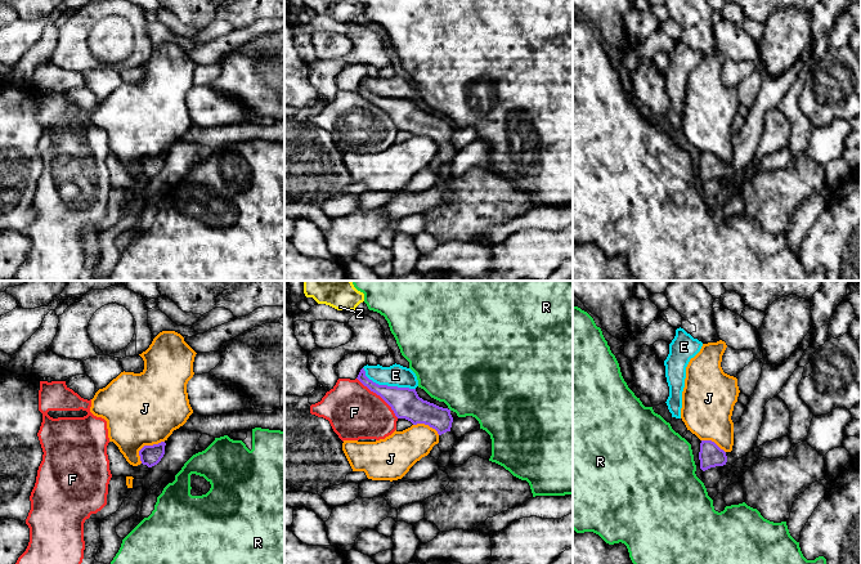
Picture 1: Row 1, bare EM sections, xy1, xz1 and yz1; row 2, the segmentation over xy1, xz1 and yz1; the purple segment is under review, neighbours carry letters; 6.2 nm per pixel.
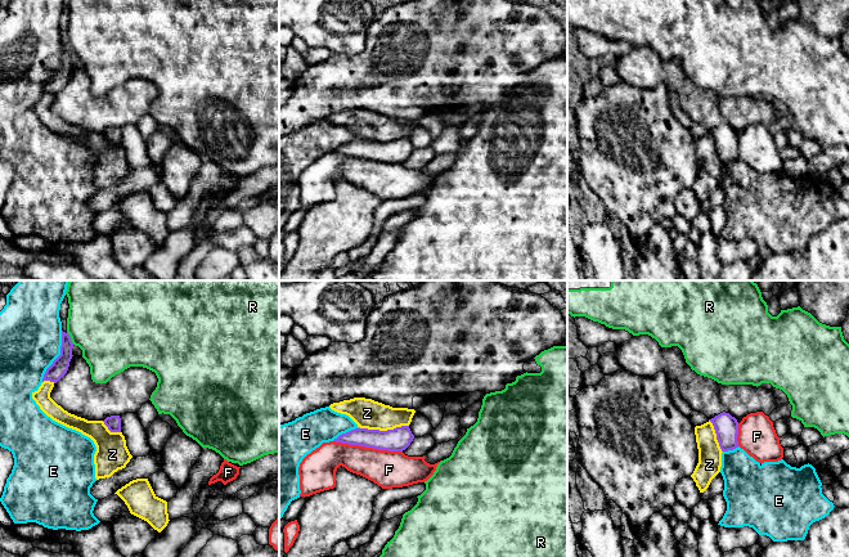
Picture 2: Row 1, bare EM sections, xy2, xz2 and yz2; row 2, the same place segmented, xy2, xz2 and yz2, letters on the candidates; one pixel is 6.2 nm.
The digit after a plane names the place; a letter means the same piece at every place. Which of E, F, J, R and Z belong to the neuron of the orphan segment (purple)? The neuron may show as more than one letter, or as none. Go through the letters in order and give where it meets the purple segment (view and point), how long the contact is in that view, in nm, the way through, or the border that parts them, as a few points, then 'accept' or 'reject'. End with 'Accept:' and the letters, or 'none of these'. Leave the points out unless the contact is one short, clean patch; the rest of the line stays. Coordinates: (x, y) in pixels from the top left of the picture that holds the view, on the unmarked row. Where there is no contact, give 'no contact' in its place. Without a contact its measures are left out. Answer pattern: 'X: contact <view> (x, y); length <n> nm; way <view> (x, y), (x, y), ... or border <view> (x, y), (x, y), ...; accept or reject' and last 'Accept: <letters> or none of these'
E: contact xz1 (386, 97); length 360 nm; reject
F: contact xz2 (368, 158); length 440 nm; reject
J: contact xy1 (146, 157); length 200 nm; border xy1 (164, 152), (156, 156), (146, 156), (139, 162), (140, 174); reject
R: contact xy2 (70, 50); length 90 nm; reject
Z: contact xz2 (383, 143); length 300 nm; reject
Accept: none of these

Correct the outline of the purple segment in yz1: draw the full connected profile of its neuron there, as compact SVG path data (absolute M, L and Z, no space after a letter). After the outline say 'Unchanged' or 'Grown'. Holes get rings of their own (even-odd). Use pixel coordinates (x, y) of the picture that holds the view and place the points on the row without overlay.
M811 37L801 58L781 76L763 76L754 104L749 108L740 133L734 135L734 157L731 164L725 164L712 152L701 152L699 171L703 183L726 175L732 176L736 171L757 160L766 115L777 108L790 90L804 62L810 58L815 44L815 39Z. Grown

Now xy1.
M165 153L153 157L144 157L139 162L142 175L148 179L157 176L165 166L165 157Z. Unchanged

